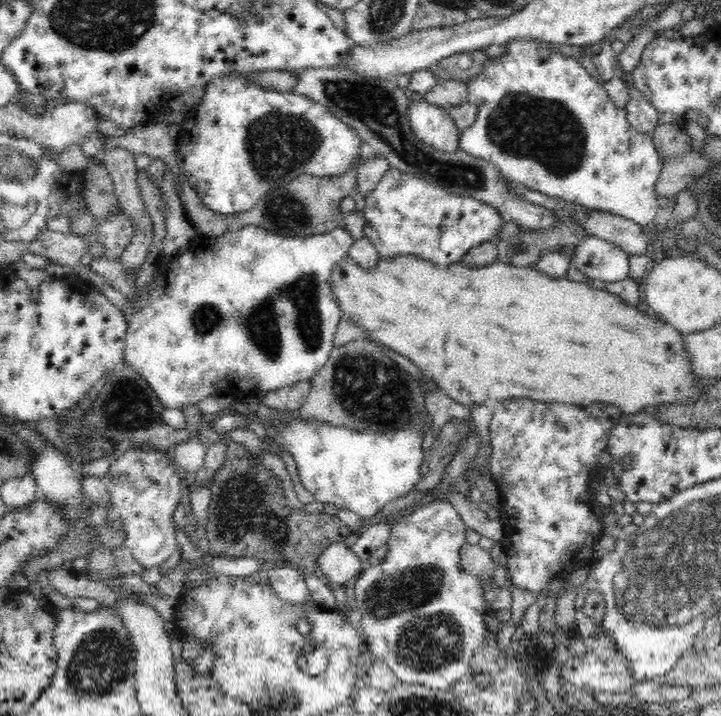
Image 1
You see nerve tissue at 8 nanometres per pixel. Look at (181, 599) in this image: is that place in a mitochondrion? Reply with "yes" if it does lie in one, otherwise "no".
no

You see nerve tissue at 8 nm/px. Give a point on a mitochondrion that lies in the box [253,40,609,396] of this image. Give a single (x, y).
(376, 107)

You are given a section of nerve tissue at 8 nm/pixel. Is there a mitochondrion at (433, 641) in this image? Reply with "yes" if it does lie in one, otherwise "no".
yes

